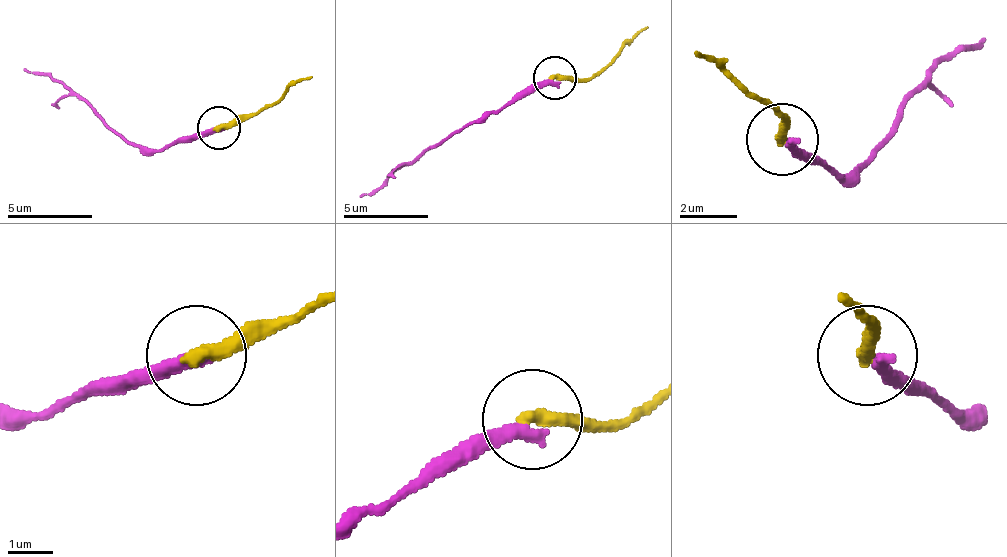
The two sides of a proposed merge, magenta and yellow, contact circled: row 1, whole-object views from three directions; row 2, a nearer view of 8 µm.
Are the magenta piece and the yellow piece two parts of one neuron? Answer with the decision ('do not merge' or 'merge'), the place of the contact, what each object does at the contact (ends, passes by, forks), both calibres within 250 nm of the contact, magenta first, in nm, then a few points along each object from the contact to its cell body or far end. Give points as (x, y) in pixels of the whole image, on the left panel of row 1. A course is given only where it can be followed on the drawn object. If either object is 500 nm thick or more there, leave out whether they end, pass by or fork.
do not merge; at (218, 127); magenta ends there; yellow ends there; 360 nm thick on the magenta side, 360 nm on the other; magenta runs (215, 126), (164, 148), (135, 148), (84, 101), (25, 67); yellow runs (219, 126), (253, 118), (313, 76)

